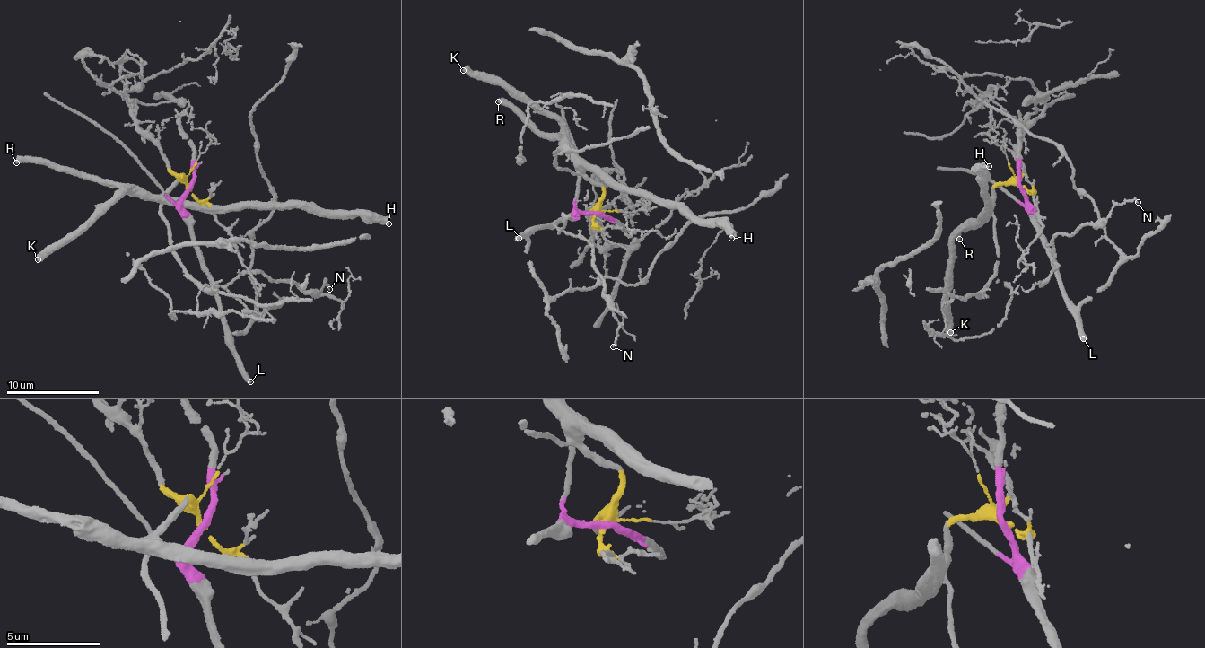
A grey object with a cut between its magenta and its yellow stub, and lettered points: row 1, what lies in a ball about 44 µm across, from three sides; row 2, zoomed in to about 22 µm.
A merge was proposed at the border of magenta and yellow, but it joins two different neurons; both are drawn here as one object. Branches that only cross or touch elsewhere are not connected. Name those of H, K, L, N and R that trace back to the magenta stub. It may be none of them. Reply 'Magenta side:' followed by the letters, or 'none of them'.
Magenta side: L, N

